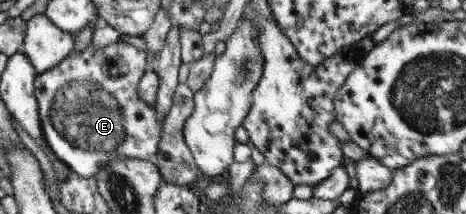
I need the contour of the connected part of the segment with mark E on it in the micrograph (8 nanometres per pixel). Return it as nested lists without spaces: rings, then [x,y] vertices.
[[[120,40],[103,48],[90,44],[84,50],[73,50],[55,67],[37,75],[35,95],[38,97],[43,139],[72,171],[88,178],[94,177],[109,160],[116,158],[154,161],[164,135],[164,124],[155,106],[142,100],[138,91],[140,79],[147,71],[147,53],[130,41]]]

